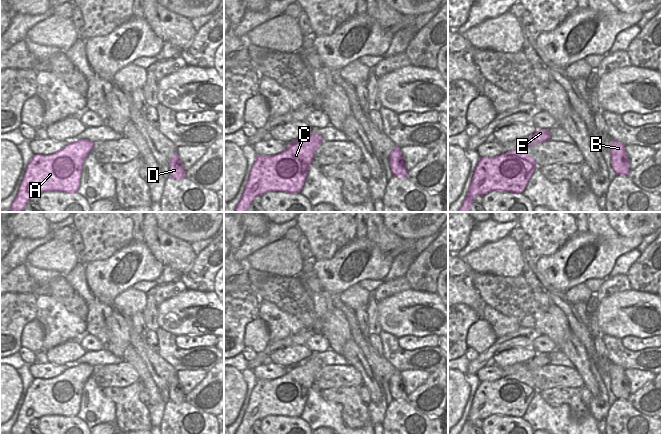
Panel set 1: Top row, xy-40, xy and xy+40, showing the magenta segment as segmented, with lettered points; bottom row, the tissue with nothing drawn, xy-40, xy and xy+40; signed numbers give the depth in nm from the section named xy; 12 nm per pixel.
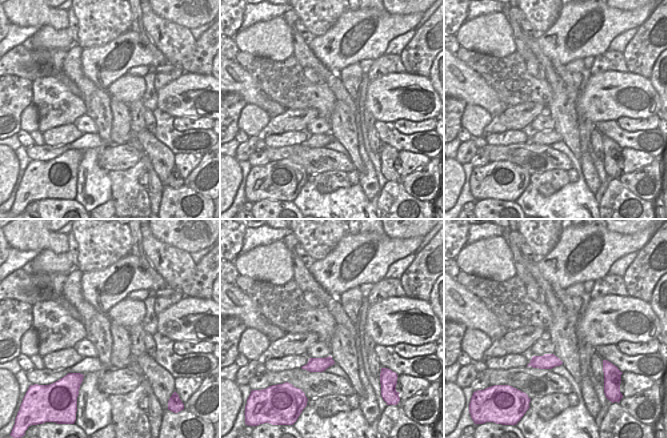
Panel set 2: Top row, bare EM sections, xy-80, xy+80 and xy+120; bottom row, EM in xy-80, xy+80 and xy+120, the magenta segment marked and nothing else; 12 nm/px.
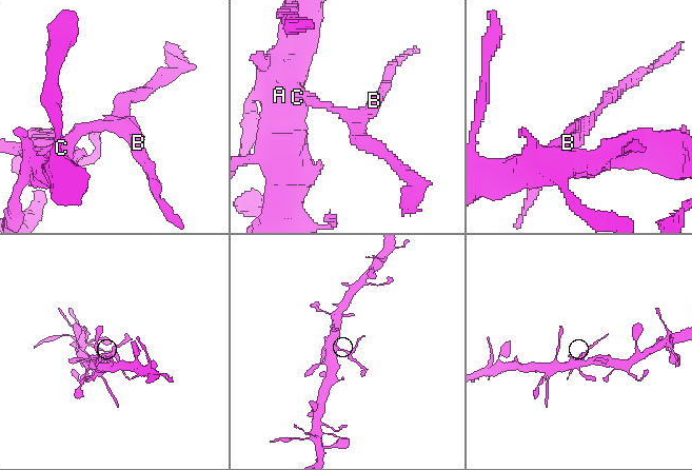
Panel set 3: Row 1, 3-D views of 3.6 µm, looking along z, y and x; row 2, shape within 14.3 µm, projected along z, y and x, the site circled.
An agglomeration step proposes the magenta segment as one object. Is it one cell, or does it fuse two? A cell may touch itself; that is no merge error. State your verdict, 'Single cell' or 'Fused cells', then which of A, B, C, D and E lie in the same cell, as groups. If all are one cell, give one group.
Fused cells. Groups: A C / B D E

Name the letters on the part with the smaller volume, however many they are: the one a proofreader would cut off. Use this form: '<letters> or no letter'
B, D, E

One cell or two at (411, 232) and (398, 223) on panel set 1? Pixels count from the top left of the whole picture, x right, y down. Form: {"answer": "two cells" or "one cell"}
{"answer": "one cell"}

